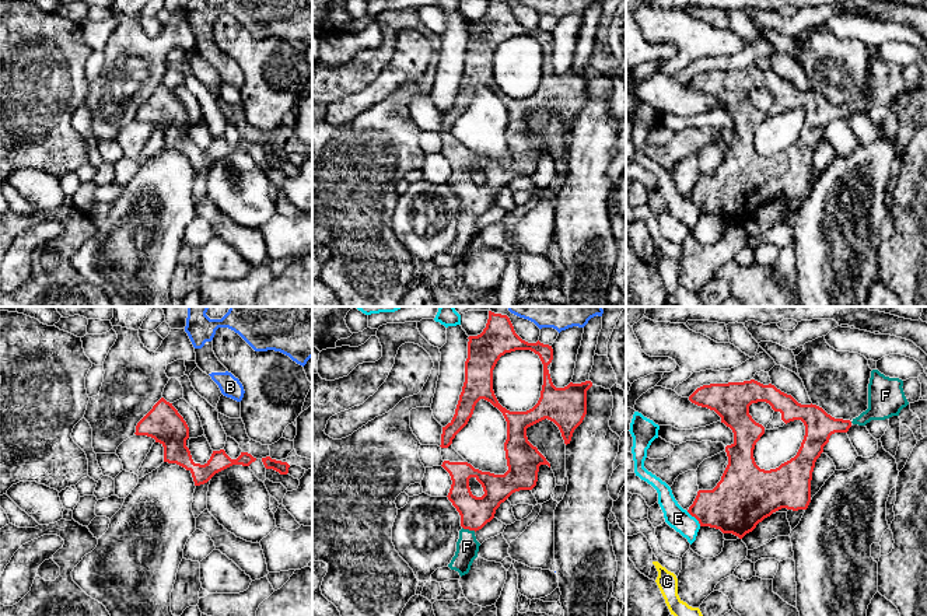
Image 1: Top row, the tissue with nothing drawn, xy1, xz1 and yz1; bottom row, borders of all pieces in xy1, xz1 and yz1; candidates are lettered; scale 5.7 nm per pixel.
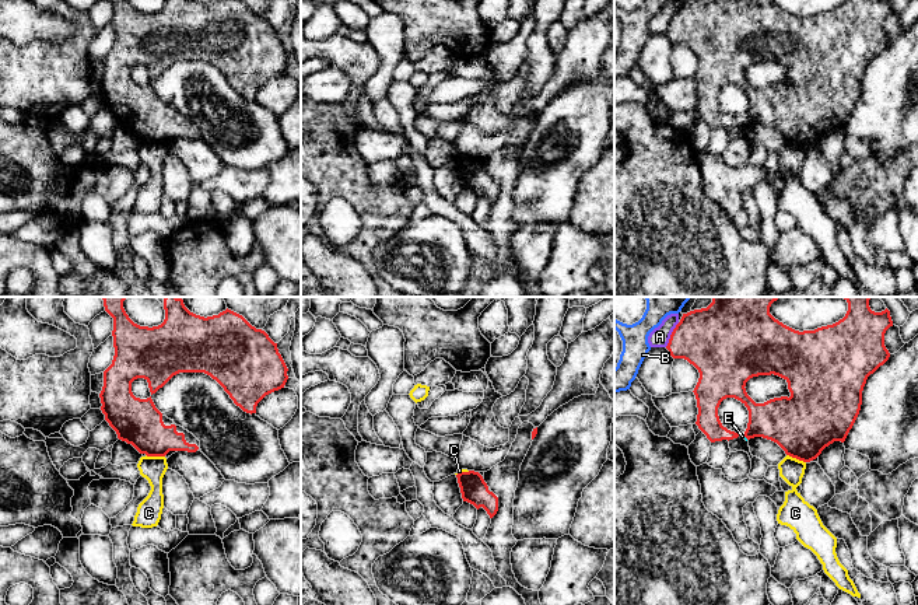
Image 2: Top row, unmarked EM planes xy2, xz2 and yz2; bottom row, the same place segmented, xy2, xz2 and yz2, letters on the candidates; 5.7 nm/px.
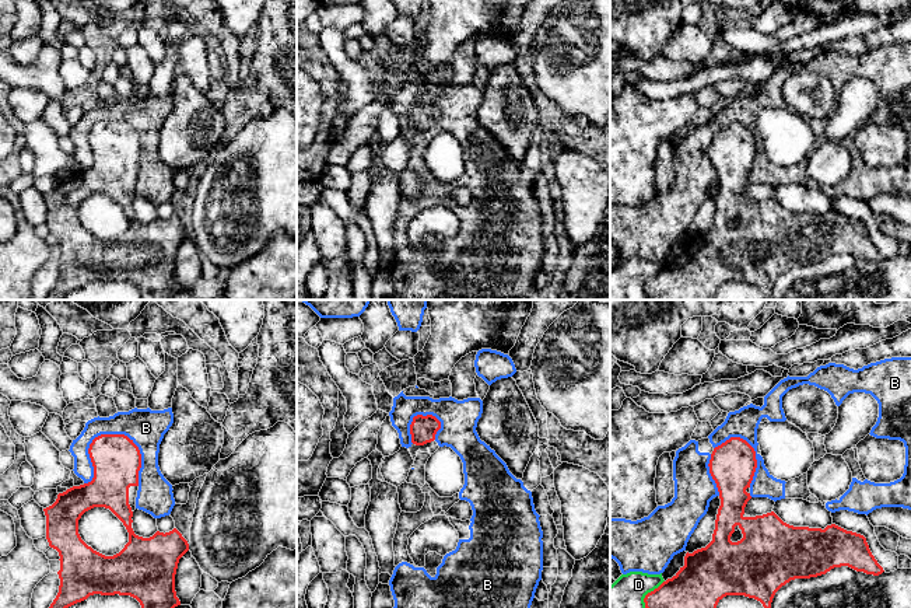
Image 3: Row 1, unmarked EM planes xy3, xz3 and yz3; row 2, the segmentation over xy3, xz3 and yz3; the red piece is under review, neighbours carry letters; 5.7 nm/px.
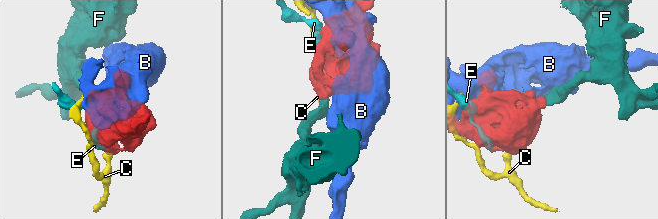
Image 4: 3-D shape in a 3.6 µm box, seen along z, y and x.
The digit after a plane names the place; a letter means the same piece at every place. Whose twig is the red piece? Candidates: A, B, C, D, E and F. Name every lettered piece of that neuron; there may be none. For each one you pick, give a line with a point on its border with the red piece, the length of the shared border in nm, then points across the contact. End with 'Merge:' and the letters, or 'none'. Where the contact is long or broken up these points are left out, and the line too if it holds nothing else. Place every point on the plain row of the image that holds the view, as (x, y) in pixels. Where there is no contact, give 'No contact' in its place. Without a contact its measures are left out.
F: Touches red at xz1 (469, 216). Shared border 80 nm. Path across: xz1 (475, 199), (469, 216), (467, 233)
Merge: F

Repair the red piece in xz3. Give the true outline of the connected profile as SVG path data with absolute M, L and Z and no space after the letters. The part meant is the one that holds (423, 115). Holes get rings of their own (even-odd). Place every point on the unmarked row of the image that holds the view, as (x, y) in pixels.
M417 101L410 111L411 129L424 132L435 126L437 118L441 115L441 108L432 101Z

